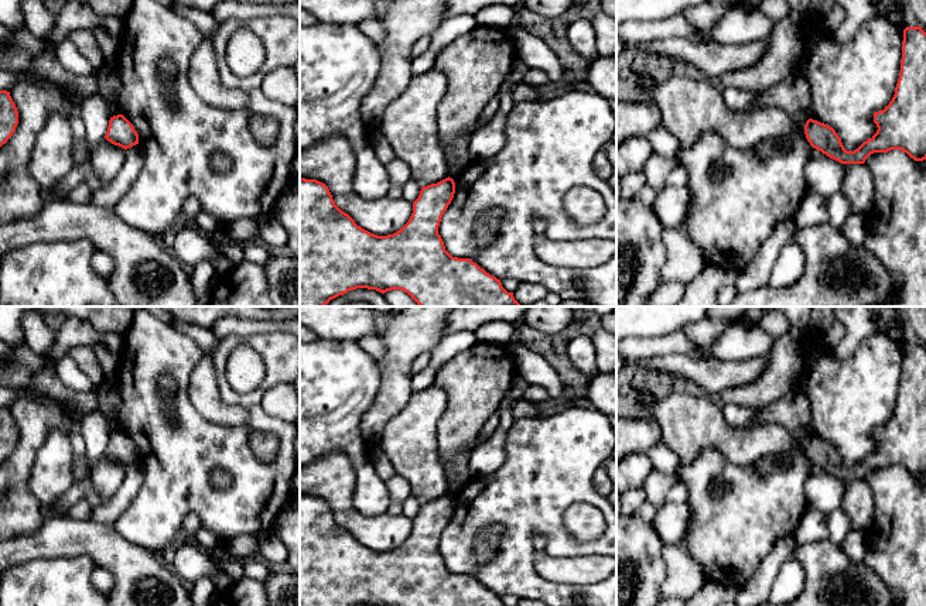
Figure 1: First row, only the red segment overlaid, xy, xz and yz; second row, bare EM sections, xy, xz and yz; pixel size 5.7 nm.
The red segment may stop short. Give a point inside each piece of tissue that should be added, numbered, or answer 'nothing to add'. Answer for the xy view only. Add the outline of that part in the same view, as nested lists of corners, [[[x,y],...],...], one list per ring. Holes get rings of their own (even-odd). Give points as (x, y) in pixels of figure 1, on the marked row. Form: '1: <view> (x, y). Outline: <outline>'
nothing to add

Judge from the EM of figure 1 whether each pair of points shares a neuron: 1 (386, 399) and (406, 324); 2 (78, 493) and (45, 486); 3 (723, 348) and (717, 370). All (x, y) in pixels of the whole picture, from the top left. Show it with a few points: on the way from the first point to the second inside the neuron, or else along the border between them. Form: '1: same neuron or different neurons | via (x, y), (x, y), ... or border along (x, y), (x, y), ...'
1: same neuron | via (396, 380), (396, 362), (403, 342)
2: different neurons | border along (74, 482), (55, 502)
3: different neurons | border along (707, 358), (718, 360), (752, 359)

